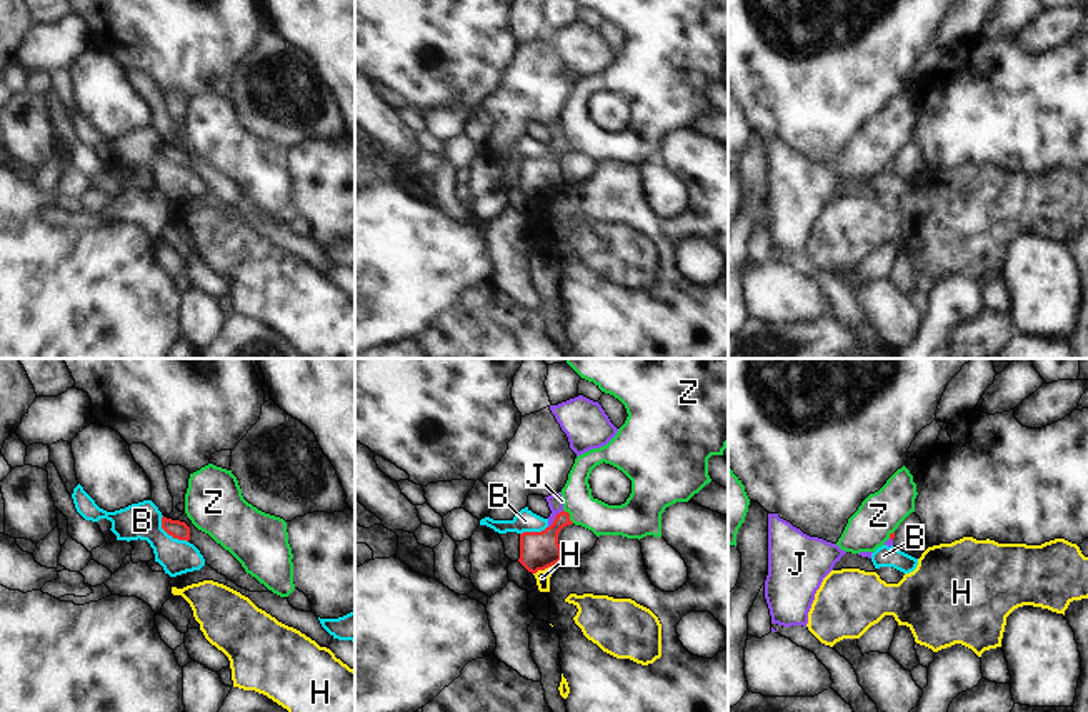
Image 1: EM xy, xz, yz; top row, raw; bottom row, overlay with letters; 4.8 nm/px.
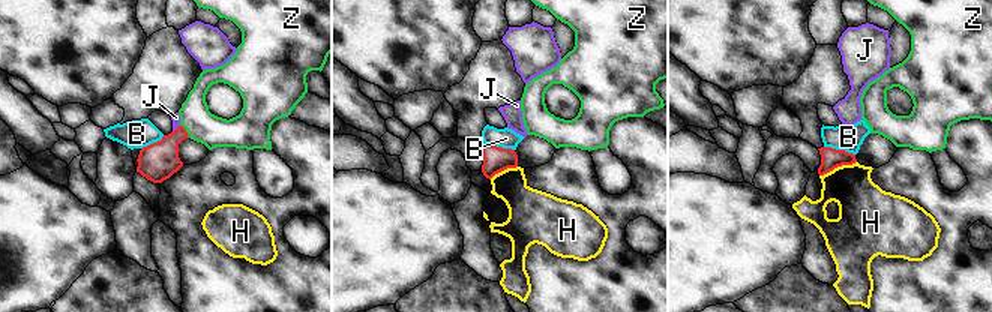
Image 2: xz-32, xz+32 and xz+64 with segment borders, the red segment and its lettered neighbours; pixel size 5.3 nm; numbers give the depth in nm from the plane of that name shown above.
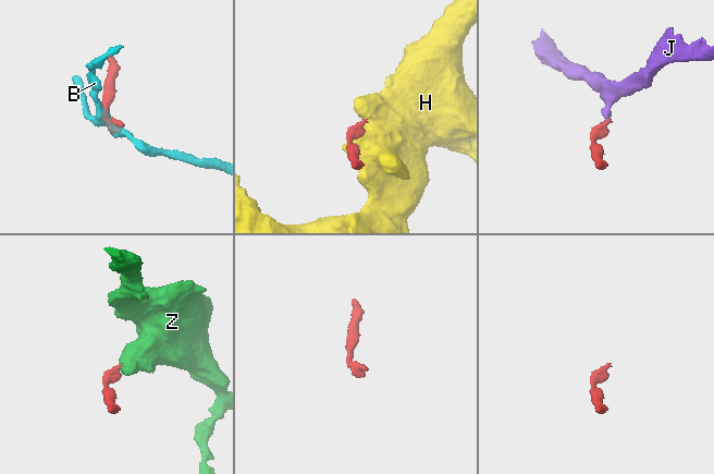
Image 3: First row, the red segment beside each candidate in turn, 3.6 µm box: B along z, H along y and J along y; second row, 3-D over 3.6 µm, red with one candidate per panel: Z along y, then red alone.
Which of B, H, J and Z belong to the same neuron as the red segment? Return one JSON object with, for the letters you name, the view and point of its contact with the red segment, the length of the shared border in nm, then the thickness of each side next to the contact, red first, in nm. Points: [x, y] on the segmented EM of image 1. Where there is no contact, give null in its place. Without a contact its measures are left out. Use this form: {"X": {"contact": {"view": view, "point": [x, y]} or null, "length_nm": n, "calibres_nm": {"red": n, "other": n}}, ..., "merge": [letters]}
{"J": {"contact": {"view": "xz", "point": [555, 519]}, "length_nm": 120, "calibres_nm": {"red": 190, "other": 70}}, "merge": ["J"]}

